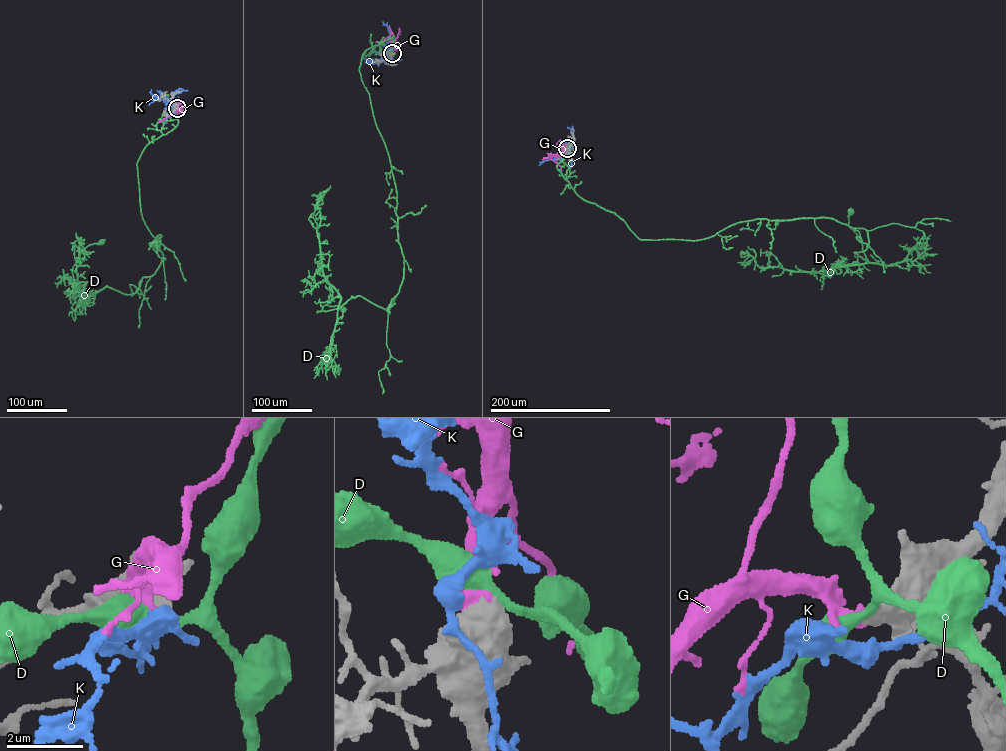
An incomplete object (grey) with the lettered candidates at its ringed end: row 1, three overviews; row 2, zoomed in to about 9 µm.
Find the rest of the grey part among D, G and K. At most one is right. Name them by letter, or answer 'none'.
G

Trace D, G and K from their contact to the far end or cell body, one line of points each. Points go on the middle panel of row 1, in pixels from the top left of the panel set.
D: (392, 53), (394, 35), (359, 70), (396, 189), (403, 280), (386, 310), (359, 296), (317, 312), (343, 309)
G: (392, 53), (393, 43), (388, 37), (377, 41)
K: (392, 53), (389, 49), (387, 58), (378, 63), (366, 59)

